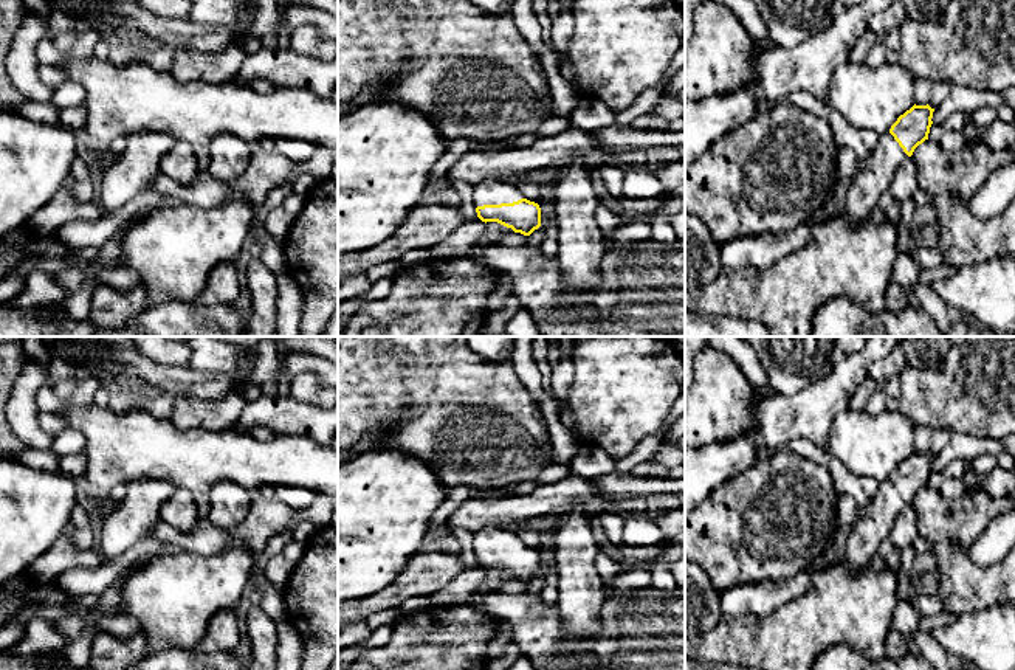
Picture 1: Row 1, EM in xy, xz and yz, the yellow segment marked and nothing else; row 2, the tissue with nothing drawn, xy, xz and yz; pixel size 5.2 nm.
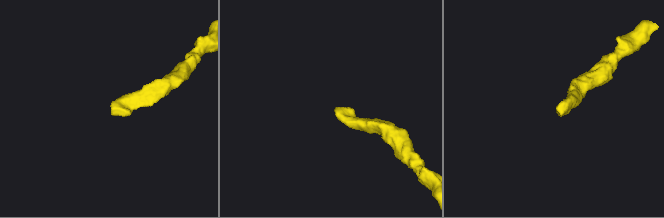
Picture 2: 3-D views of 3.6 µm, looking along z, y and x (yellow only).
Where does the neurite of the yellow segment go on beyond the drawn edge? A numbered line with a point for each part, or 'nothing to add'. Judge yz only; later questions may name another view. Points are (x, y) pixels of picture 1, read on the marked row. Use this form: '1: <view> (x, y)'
1: yz (874, 176)

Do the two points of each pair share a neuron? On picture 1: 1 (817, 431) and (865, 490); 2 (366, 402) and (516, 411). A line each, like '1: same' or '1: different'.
1: different
2: same

